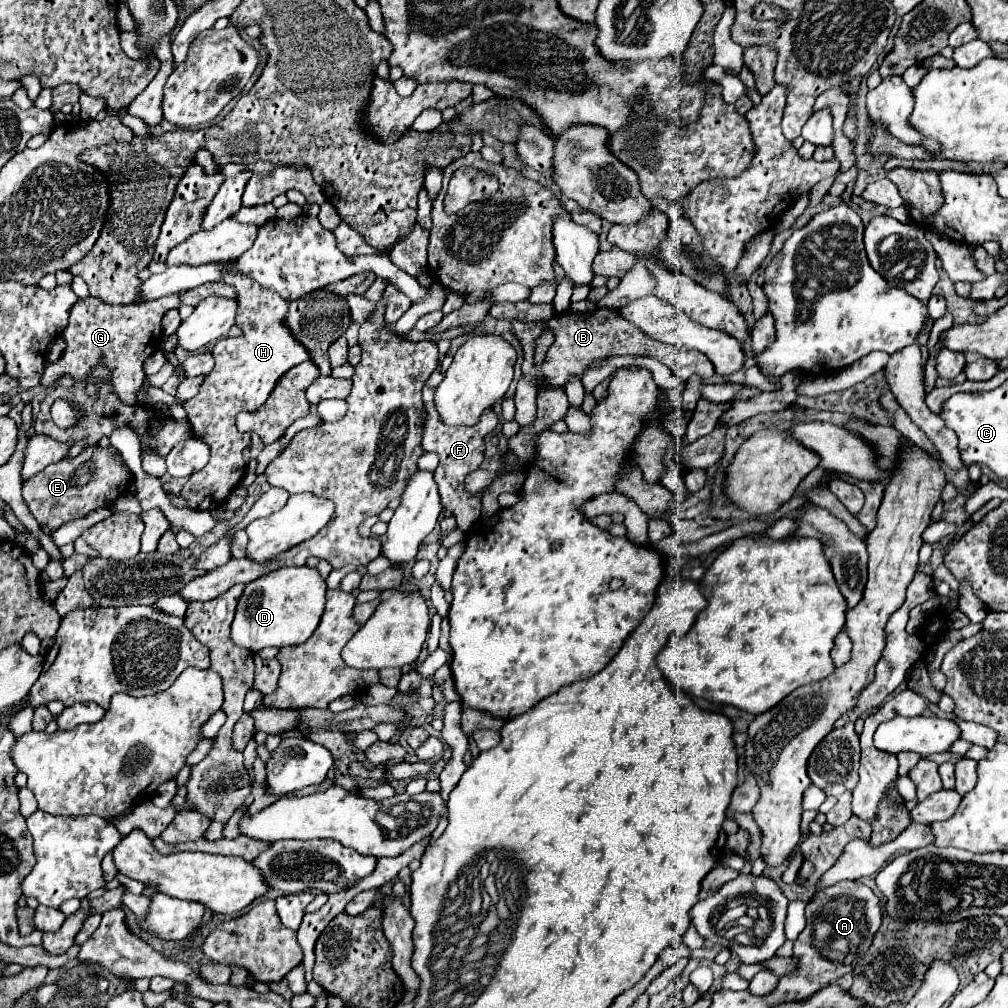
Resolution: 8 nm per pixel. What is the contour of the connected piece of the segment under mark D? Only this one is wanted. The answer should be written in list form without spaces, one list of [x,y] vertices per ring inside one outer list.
[[[279,567],[245,585],[231,623],[231,639],[235,645],[251,649],[287,647],[305,643],[317,629],[325,607],[325,579],[311,567]]]

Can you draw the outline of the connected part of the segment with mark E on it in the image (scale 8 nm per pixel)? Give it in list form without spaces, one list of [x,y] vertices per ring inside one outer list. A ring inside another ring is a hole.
[[[91,445],[91,447],[83,449],[77,457],[67,457],[67,459],[63,459],[59,463],[51,463],[41,473],[37,473],[35,477],[27,479],[23,483],[23,499],[25,499],[31,515],[39,521],[39,525],[45,525],[49,529],[57,529],[63,523],[69,523],[69,521],[75,521],[79,517],[85,517],[87,513],[91,513],[91,511],[95,511],[99,507],[111,507],[117,497],[127,493],[131,481],[133,481],[133,473],[125,465],[125,461],[119,455],[119,451],[115,451],[115,447],[103,449],[99,445]]]

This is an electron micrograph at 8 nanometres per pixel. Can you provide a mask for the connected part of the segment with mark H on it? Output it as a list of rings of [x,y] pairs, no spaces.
[[[223,277],[225,283],[233,285],[239,297],[237,325],[243,329],[241,337],[223,337],[213,347],[215,367],[203,381],[199,393],[187,401],[183,407],[189,413],[189,423],[193,435],[211,447],[209,463],[191,475],[185,483],[181,495],[187,499],[189,509],[213,509],[227,499],[229,491],[239,483],[245,473],[243,449],[251,443],[251,435],[239,433],[235,427],[235,417],[241,411],[253,411],[263,401],[267,401],[277,379],[289,371],[293,365],[309,359],[309,351],[297,341],[293,331],[285,325],[285,315],[289,303],[269,289],[255,285],[249,277]]]

